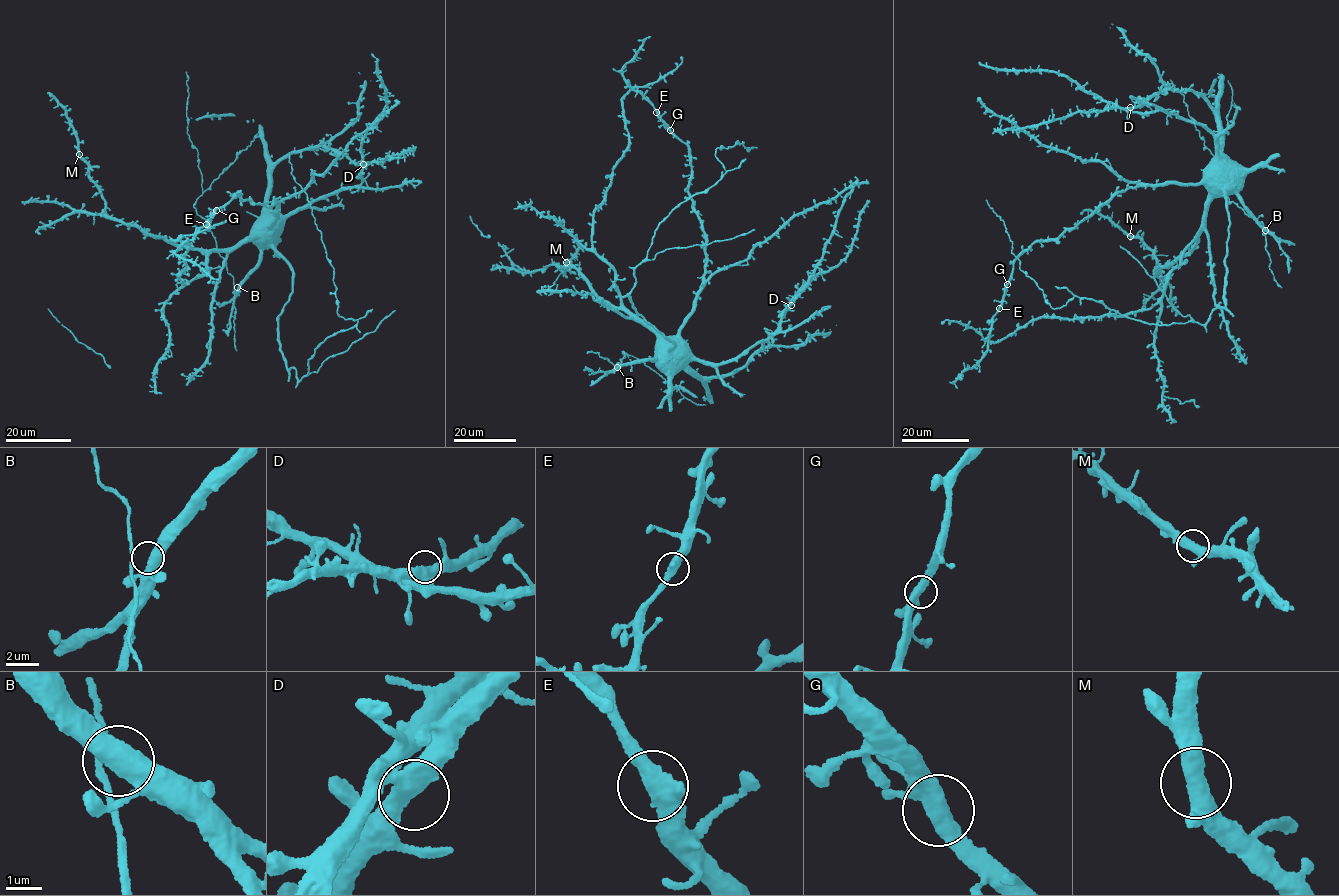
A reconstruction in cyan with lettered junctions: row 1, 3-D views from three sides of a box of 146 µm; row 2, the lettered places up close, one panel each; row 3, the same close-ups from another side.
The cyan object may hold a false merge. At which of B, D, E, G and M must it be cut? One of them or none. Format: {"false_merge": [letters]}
{"false_merge": []}

